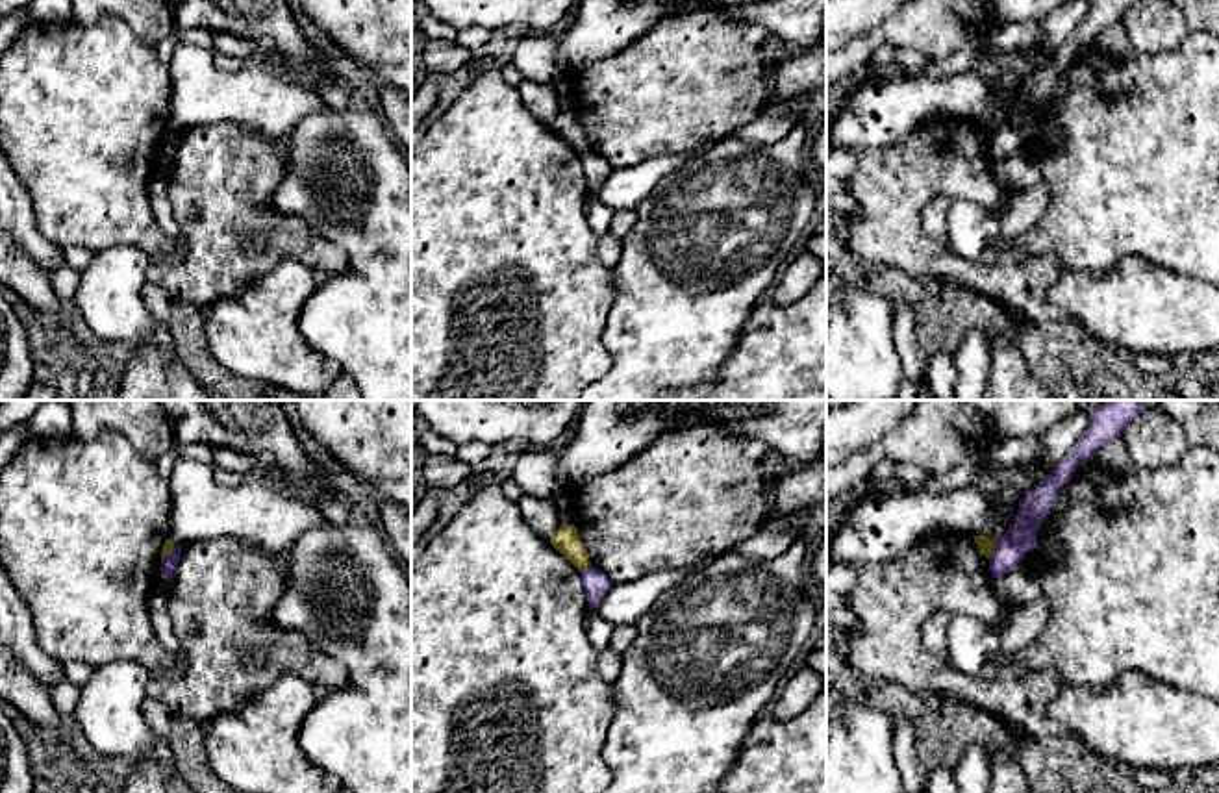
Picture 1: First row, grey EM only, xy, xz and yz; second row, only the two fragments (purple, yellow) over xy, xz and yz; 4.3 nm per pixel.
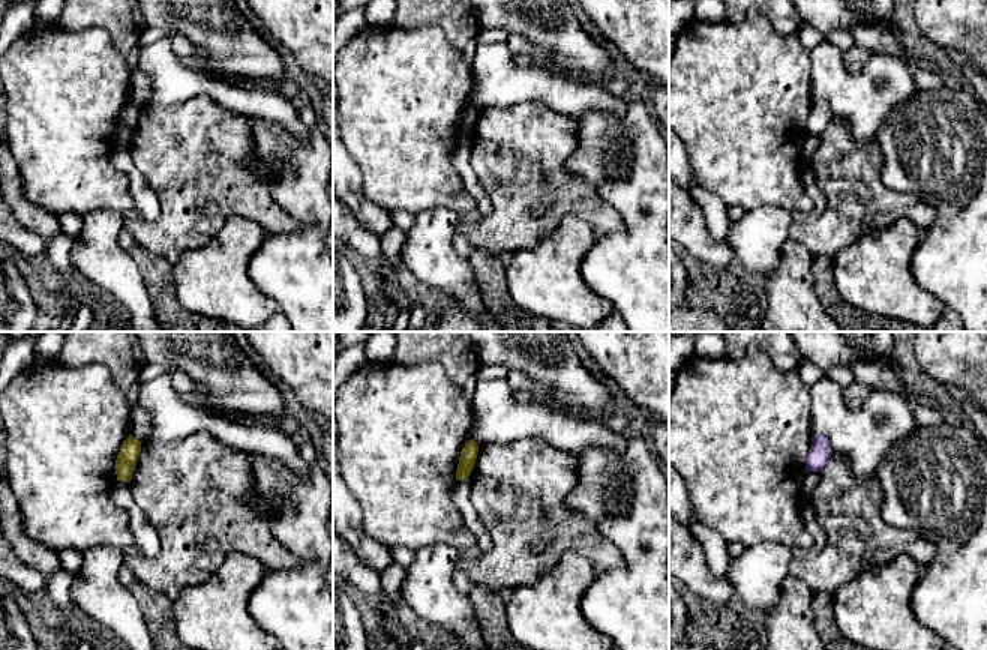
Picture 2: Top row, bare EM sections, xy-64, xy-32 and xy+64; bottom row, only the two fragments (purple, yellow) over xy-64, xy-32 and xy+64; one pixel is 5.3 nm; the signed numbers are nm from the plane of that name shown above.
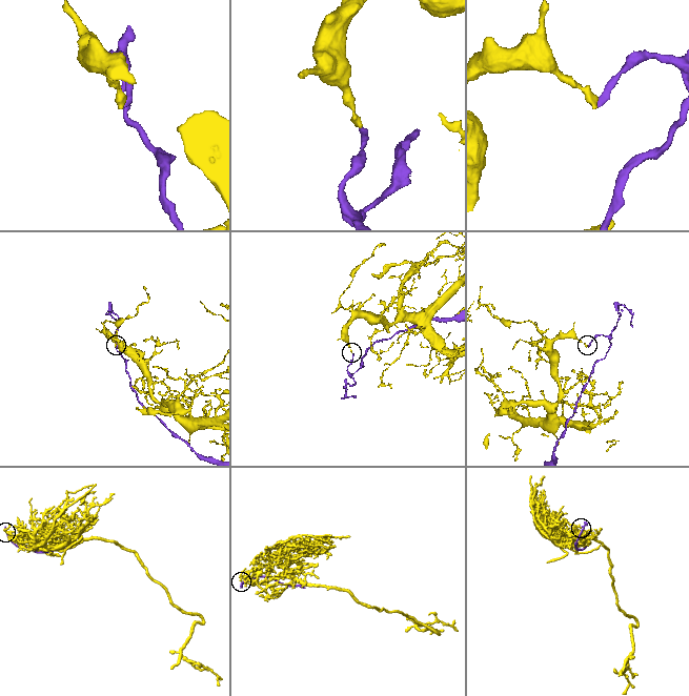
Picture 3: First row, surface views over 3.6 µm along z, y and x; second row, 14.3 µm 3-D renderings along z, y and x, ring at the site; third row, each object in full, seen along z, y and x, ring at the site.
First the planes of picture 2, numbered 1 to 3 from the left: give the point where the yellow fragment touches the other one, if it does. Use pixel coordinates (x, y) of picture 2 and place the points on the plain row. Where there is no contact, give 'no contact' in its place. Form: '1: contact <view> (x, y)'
1: no contact
2: no contact
3: no contact

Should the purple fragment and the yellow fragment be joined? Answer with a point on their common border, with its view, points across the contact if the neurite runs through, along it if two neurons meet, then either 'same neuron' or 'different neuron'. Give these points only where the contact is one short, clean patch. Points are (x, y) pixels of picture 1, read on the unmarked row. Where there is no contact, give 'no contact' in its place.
yz (993, 136) | along yz (995, 128), (988, 143) | different neuron

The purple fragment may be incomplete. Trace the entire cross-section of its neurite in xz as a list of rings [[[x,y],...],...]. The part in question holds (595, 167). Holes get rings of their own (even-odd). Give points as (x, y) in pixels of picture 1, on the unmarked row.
[[[593,150],[580,156],[580,159],[589,187],[589,195],[593,195],[608,180],[613,167]]]

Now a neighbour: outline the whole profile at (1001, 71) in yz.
[[[1036,46],[993,52],[978,48],[973,69],[987,87],[984,119],[997,128],[1012,111],[1019,93],[1021,76],[1030,67]]]

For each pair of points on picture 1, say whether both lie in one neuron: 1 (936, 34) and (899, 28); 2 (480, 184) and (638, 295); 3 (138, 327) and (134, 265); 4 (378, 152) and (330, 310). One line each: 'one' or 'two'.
1: one
2: two
3: one
4: one

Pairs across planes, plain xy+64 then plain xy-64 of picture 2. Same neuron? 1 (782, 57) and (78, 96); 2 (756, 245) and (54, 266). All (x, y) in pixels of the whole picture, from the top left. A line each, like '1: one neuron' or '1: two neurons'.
1: one neuron
2: two neurons

